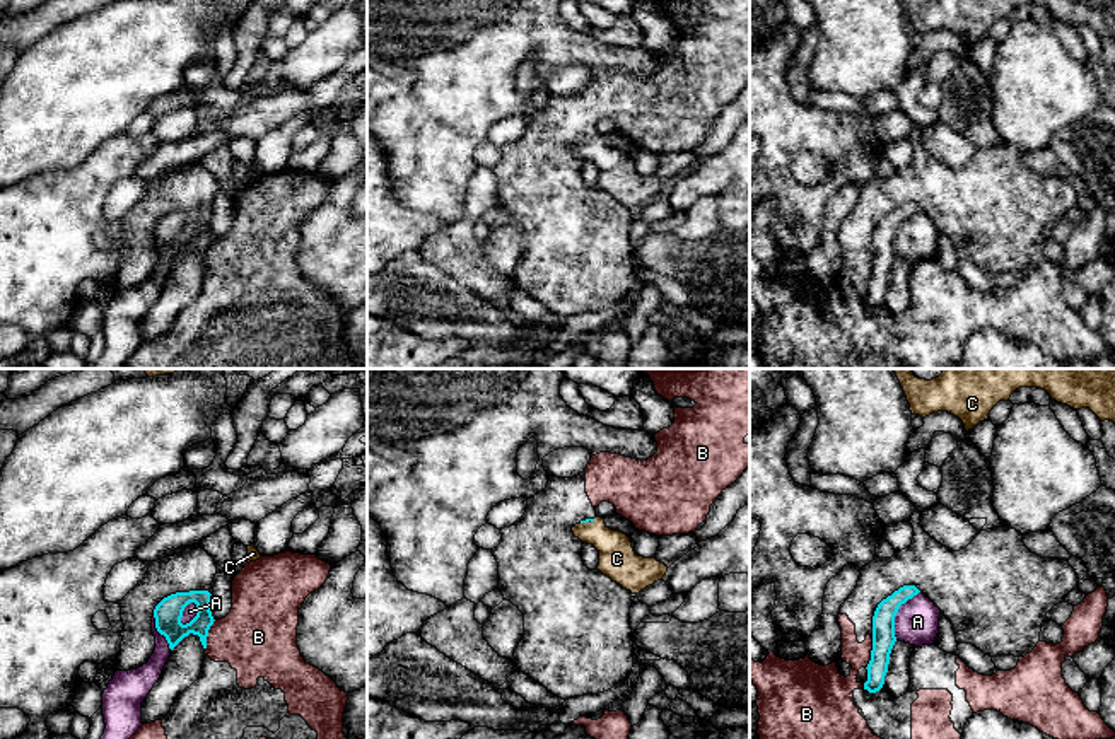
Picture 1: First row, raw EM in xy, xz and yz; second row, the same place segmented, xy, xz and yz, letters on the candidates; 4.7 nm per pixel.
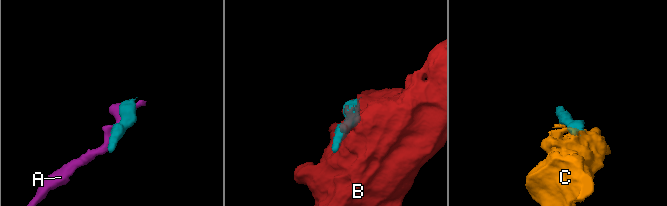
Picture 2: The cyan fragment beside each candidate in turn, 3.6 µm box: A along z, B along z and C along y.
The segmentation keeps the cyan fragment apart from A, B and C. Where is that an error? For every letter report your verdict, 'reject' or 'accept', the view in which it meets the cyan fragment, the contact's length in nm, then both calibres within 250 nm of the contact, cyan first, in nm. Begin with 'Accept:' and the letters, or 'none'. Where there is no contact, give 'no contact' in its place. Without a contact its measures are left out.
Accept: C
A: reject; contact in yz; length 260 nm; calibres 110 and 200 nm
B: reject; contact in xy; length 150 nm; calibres 140 and 360 nm
C: accept; contact in xz; length 80 nm; calibres 20 and 180 nm

